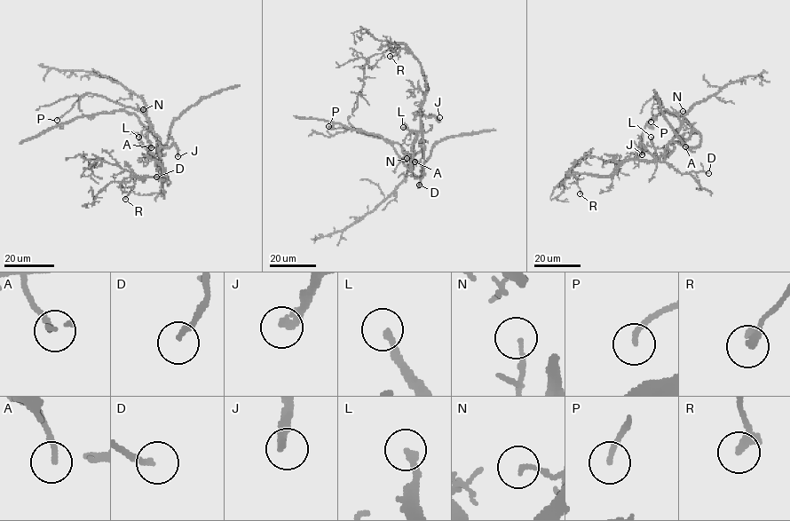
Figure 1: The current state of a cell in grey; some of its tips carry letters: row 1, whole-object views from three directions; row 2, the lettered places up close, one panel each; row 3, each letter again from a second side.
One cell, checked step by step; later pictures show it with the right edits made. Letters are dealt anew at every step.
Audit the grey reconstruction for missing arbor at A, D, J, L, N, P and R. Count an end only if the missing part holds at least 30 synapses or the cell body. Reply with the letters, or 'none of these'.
D, J, L

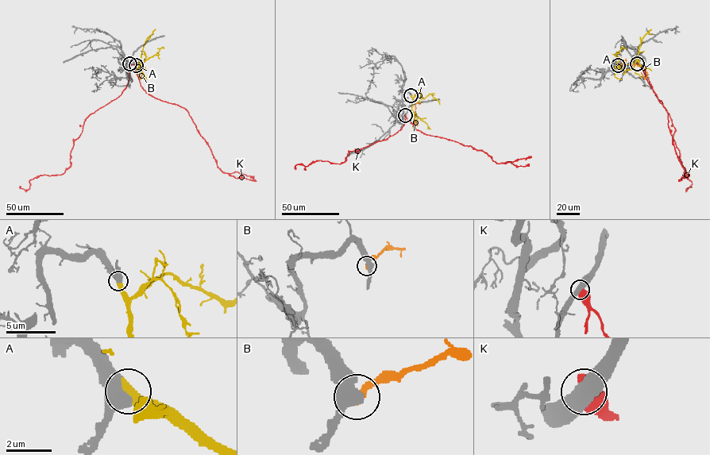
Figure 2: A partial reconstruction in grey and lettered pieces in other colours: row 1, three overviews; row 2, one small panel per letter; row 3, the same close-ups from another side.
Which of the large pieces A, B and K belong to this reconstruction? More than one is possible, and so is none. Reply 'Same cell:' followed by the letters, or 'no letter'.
Same cell: A

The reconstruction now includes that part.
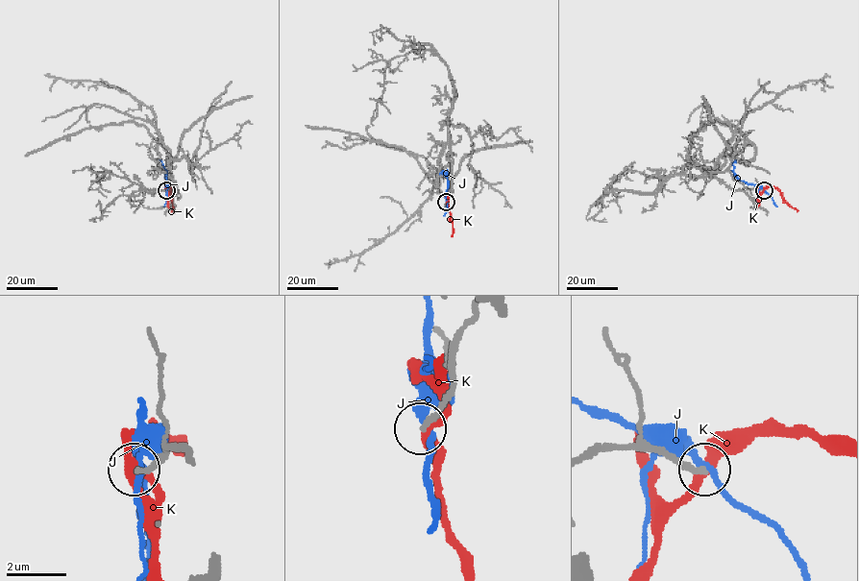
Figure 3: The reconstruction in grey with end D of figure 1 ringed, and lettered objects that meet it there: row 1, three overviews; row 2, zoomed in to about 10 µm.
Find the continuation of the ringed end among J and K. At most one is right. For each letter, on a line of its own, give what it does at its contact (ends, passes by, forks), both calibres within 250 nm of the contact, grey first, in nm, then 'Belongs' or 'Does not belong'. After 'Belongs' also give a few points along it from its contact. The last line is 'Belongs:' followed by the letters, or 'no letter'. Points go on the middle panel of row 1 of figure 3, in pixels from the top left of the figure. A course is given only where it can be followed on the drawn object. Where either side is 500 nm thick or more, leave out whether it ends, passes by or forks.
J: It passes by. Thickness 200 nm (grey) against 240 nm. Does not belong
K: It passes by. Thickness 240 nm (grey) against 240 nm. Does not belong
Belongs: no letter

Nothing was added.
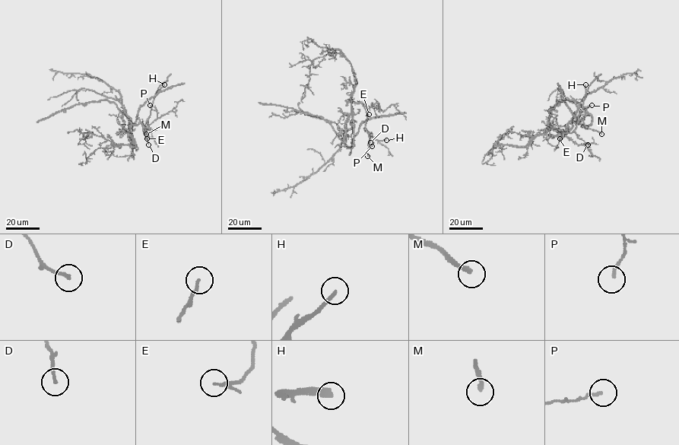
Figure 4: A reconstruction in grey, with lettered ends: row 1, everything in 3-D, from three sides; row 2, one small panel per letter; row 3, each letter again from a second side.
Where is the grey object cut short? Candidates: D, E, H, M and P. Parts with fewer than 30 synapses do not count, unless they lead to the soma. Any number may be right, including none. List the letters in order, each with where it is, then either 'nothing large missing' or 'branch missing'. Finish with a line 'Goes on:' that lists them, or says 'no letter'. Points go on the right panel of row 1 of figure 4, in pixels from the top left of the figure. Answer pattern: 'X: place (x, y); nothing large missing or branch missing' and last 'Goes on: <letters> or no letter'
D: place (588, 144); nothing large missing
E: place (560, 138); nothing large missing
H: place (585, 84); branch missing
M: place (601, 134); branch missing
P: place (591, 105); nothing large missing
Goes on: H, M

